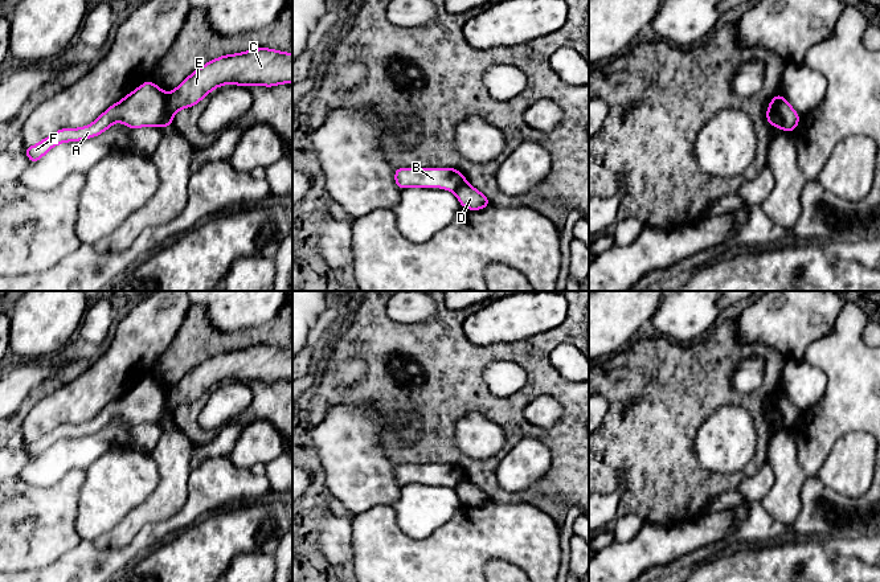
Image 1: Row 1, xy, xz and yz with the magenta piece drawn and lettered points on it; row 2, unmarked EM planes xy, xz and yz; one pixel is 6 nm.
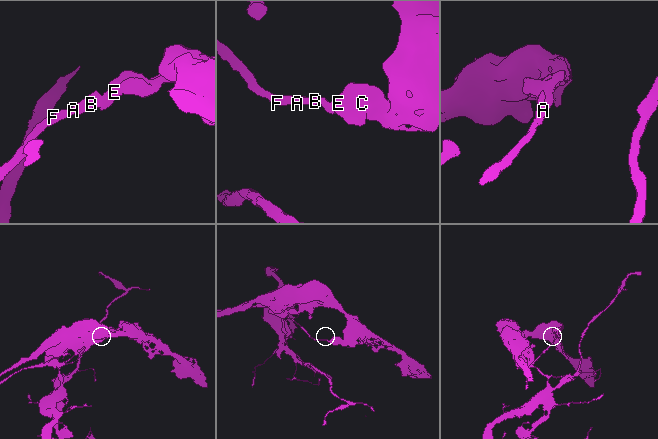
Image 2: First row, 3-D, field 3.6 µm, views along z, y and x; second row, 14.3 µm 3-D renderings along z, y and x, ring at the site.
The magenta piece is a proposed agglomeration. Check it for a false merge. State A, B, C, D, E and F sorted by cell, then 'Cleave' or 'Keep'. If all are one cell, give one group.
Groups: A B F / C D E. Cleave

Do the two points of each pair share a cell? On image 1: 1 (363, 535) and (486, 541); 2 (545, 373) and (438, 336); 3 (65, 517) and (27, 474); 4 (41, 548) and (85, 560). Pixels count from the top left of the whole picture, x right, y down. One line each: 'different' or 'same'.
1: same
2: same
3: different
4: different

